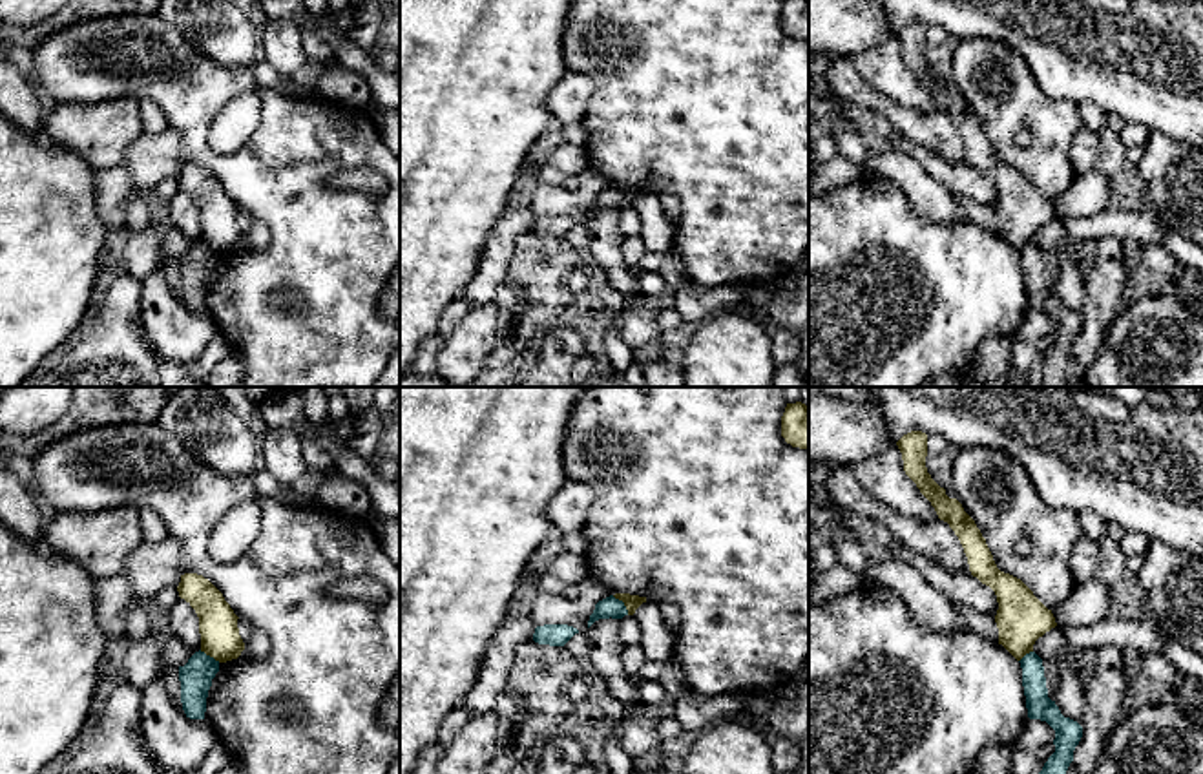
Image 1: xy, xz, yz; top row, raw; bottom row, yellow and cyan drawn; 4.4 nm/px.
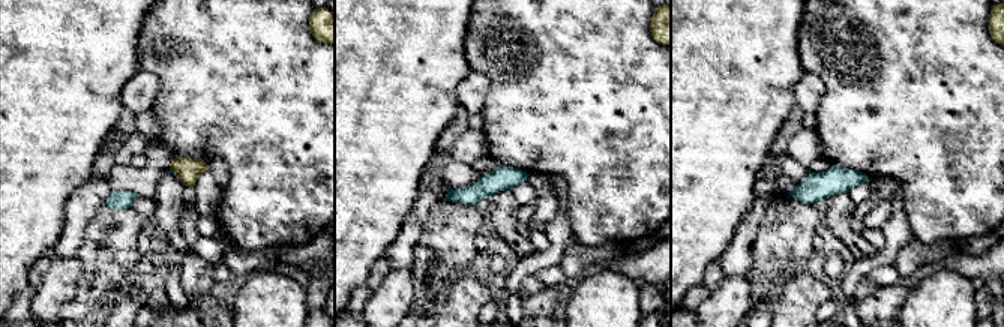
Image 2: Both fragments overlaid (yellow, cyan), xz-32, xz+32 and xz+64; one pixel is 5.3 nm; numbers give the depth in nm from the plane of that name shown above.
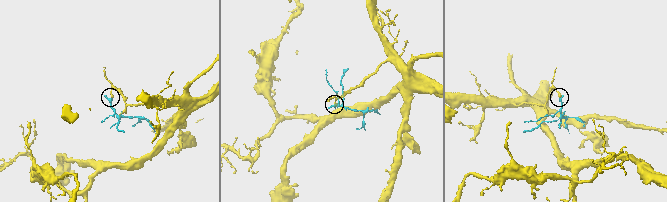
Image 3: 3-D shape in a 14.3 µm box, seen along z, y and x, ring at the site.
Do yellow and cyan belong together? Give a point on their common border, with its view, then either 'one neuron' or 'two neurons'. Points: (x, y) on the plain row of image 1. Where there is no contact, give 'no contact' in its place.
xz (623, 192) | two neurons

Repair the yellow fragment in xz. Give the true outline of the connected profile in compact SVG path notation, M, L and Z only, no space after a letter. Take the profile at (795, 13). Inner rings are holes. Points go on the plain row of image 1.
M785 0L781 27L792 38L809 40L809 0Z

